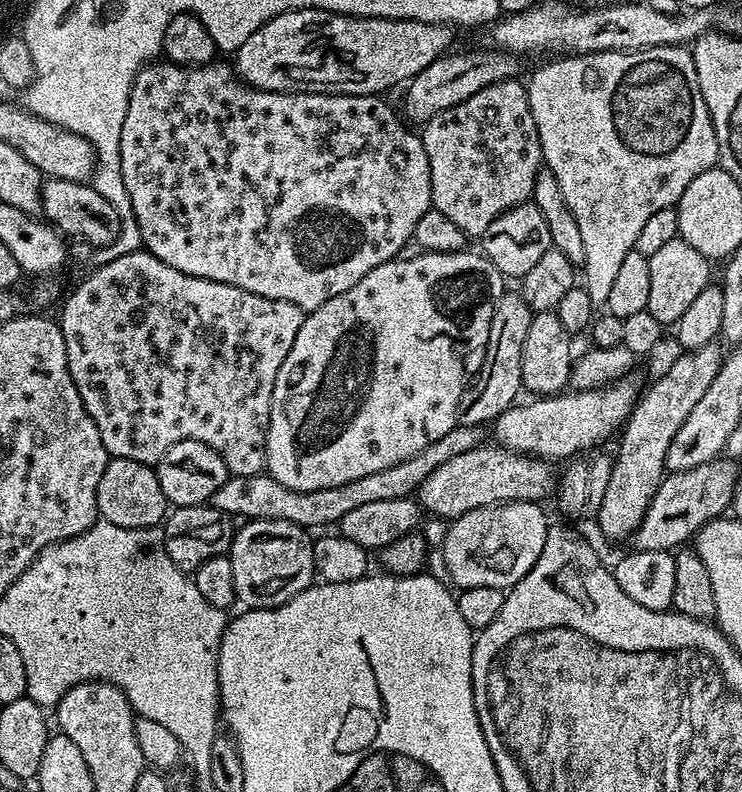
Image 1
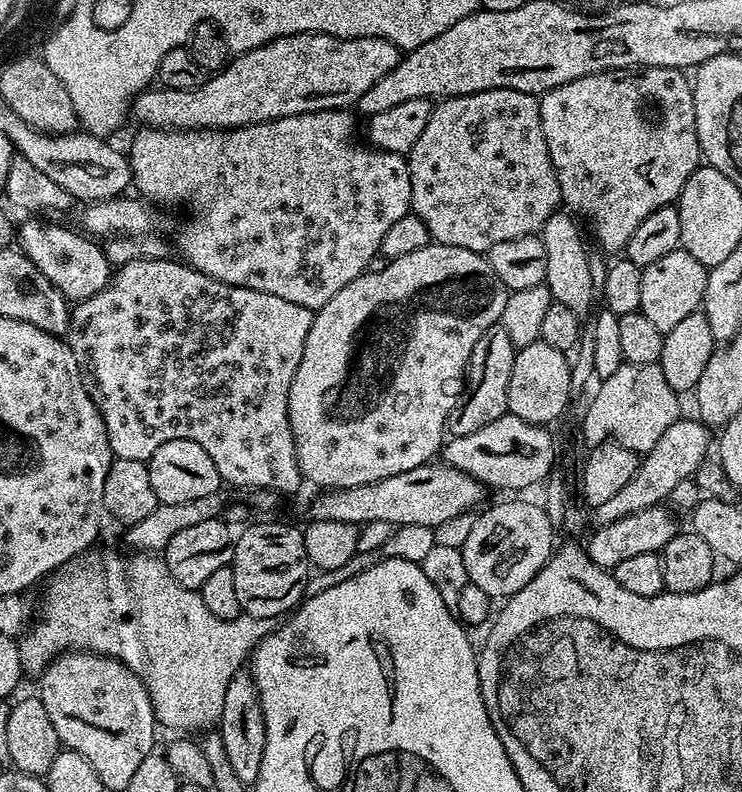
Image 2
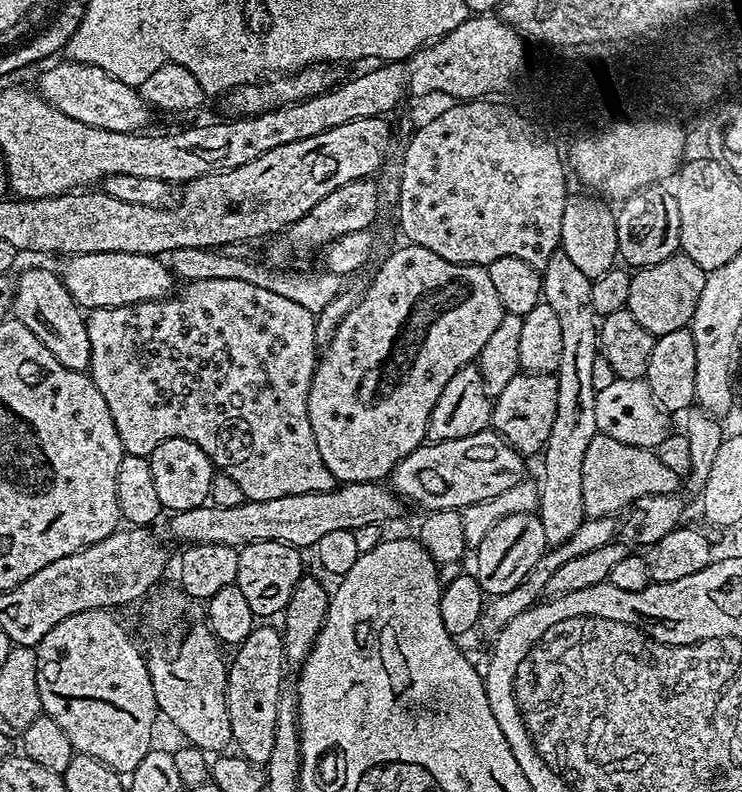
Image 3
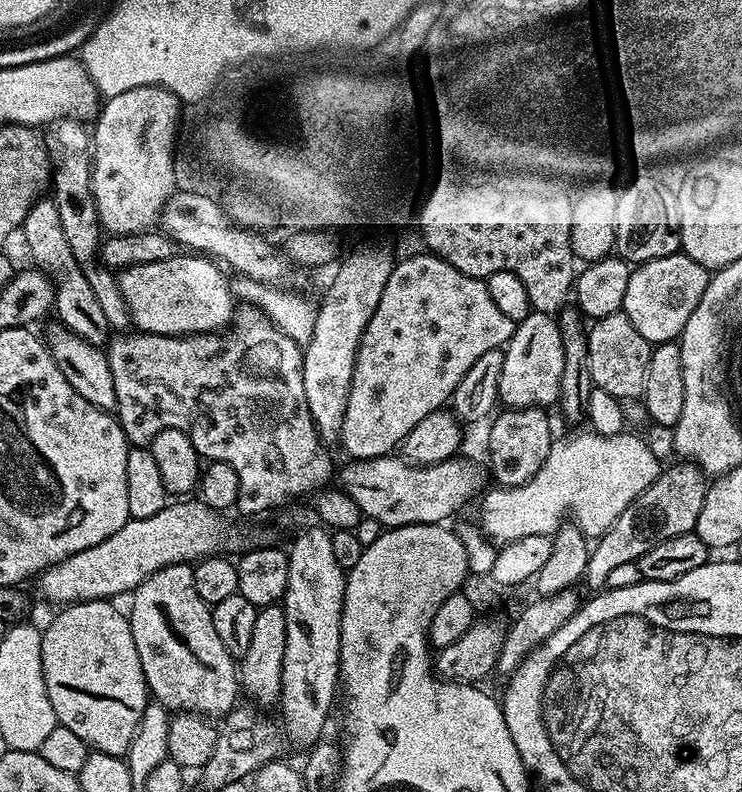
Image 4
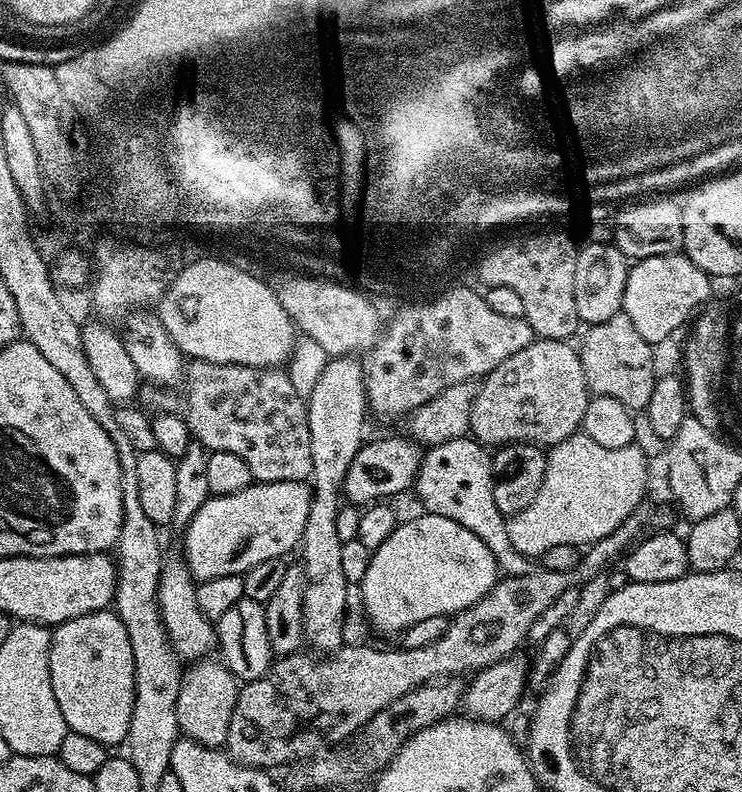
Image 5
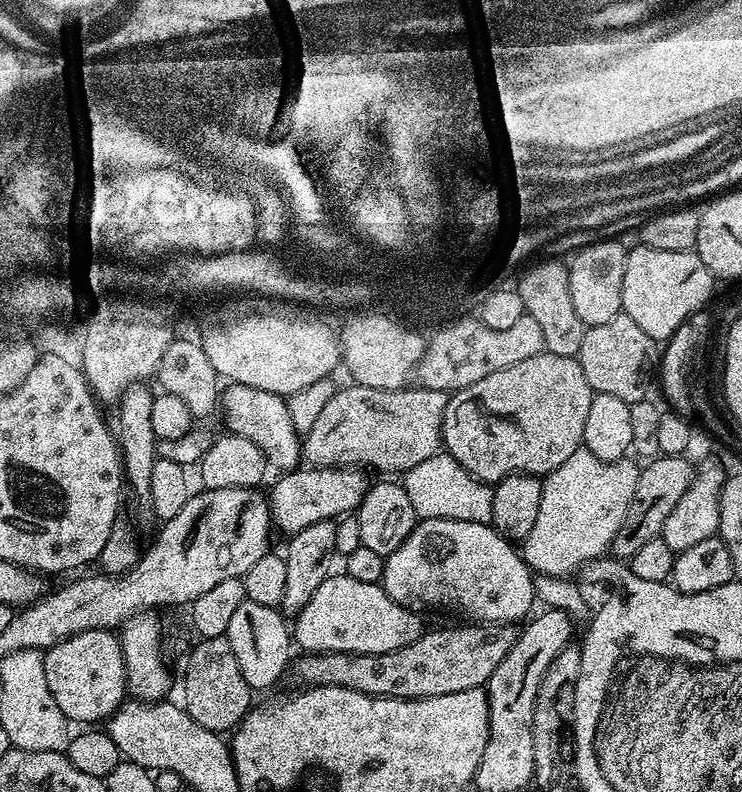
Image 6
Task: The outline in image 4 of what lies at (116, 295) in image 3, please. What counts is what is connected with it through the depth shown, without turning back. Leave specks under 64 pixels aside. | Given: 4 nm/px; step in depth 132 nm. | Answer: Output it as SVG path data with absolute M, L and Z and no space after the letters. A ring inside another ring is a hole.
M177 254L165 260L130 265L119 273L118 279L132 324L141 332L159 336L197 336L227 328L234 315L234 297L229 277L224 277L223 271L225 269L215 259L204 254Z

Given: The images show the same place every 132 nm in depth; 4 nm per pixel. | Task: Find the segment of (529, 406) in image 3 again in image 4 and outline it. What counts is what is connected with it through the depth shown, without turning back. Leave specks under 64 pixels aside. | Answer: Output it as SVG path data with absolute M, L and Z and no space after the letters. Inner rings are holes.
M510 408L501 411L487 425L488 464L492 467L493 478L496 479L493 481L499 487L522 486L530 478L534 478L538 470L542 470L542 462L546 462L546 454L550 454L550 446L554 439L548 414L543 408Z

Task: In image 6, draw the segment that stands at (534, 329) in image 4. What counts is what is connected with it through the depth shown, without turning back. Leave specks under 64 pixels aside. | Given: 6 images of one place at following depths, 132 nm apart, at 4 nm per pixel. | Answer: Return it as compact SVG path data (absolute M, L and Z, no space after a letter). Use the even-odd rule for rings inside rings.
M546 350L539 352L534 358L526 358L526 362L514 362L514 366L506 366L506 370L494 370L494 374L486 374L482 382L474 382L474 386L449 395L444 415L443 451L453 456L474 479L489 486L499 484L502 478L516 472L543 478L558 470L558 466L584 444L593 395L577 357L550 354Z

